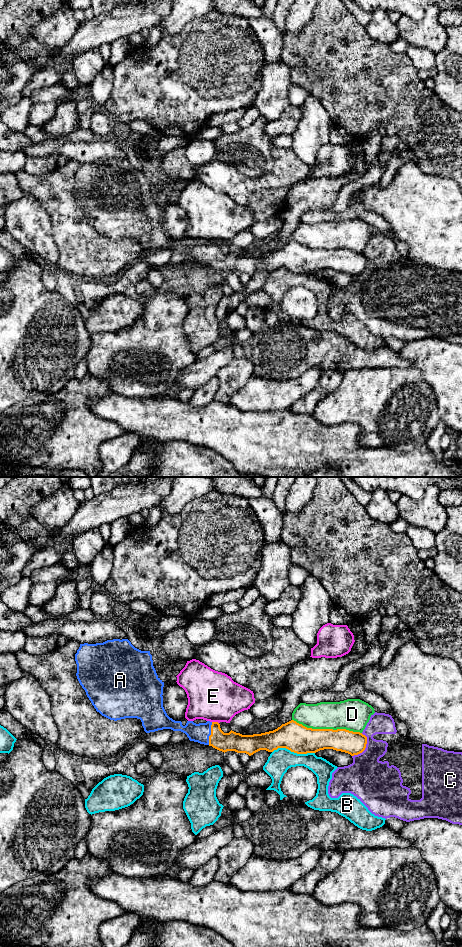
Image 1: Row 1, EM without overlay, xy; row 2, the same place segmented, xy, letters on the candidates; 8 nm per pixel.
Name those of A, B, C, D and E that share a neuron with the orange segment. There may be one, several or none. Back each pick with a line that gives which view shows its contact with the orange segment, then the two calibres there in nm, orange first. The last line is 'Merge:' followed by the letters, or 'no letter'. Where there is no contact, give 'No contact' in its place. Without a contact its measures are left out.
A: Touches orange in xy. Thickness 160 nm (orange) against 150 nm
Merge: A

